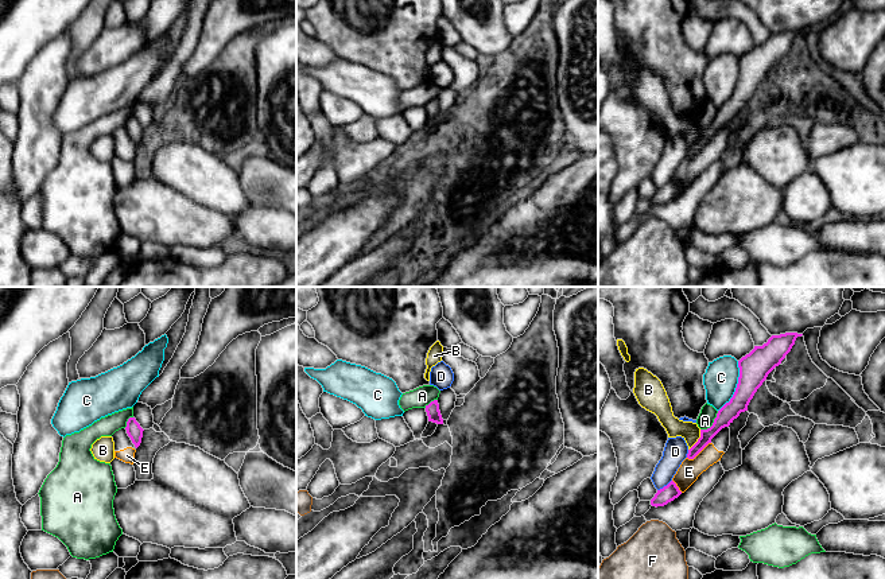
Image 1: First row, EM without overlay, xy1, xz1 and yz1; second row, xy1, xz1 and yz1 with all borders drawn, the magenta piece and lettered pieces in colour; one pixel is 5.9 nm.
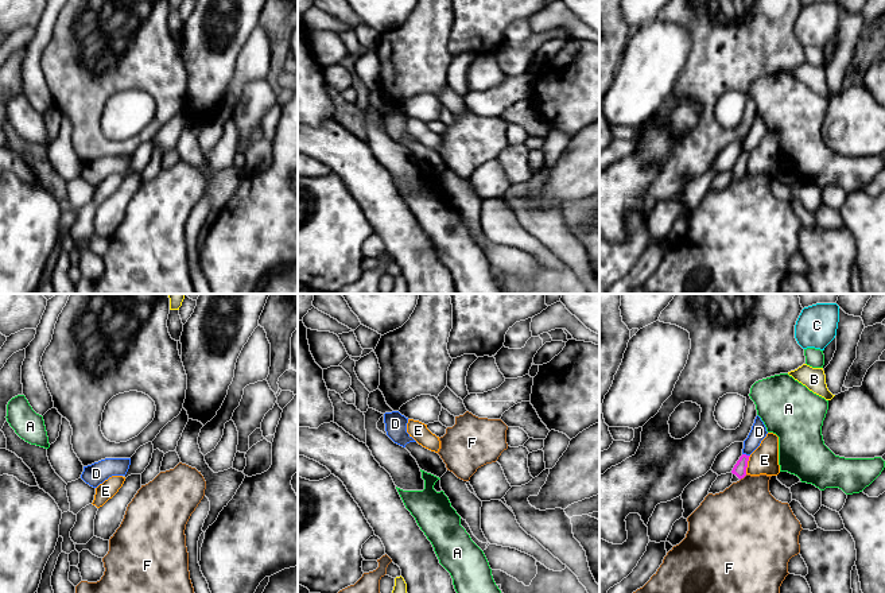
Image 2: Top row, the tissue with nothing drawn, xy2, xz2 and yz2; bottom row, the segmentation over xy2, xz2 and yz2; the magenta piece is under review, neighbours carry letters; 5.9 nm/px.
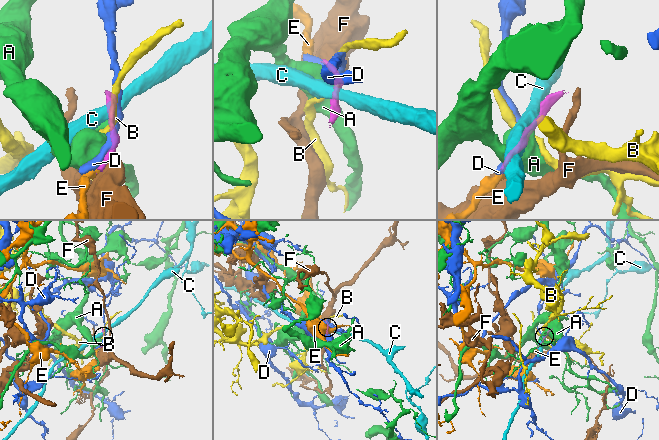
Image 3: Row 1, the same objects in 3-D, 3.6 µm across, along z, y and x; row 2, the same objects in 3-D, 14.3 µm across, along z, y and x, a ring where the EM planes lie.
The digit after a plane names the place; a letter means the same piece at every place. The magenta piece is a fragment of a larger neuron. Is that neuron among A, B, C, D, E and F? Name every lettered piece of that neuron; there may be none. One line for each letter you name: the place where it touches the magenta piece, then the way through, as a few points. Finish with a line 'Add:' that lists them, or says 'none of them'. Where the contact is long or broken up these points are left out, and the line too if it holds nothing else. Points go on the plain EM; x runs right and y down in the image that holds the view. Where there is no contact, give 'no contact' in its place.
Add: none of them

